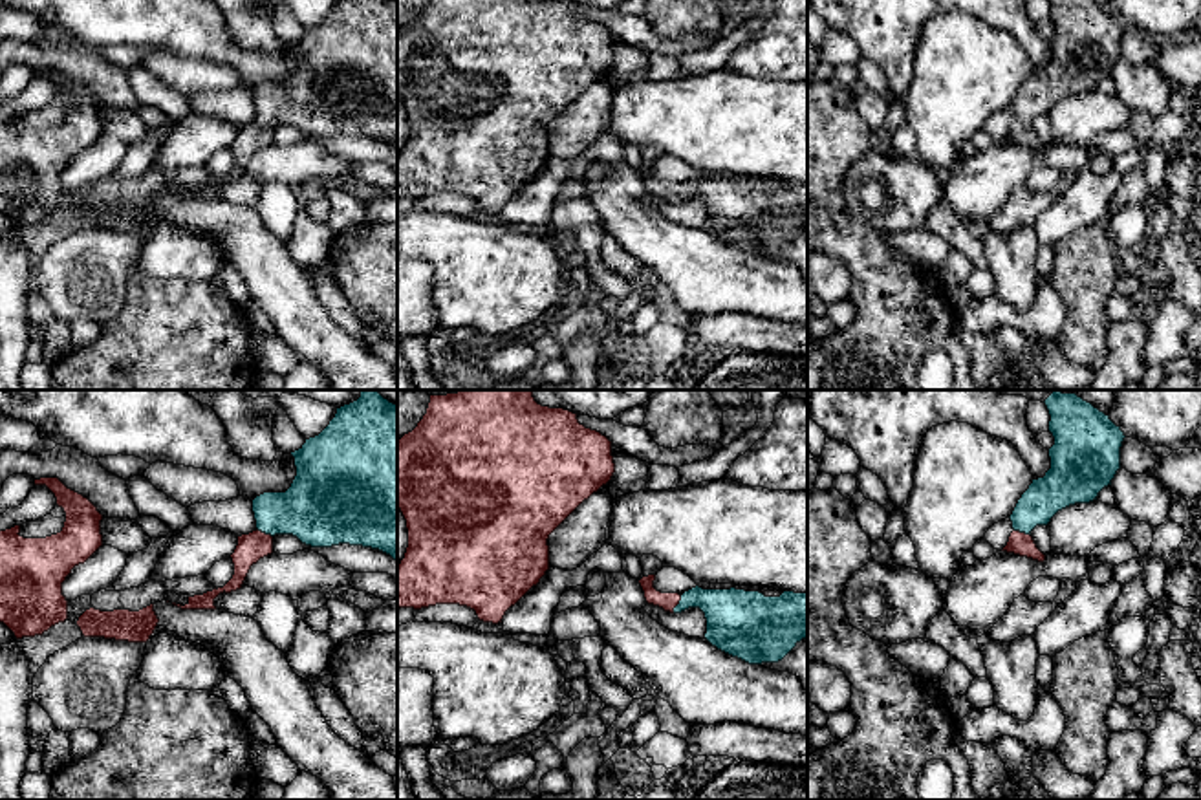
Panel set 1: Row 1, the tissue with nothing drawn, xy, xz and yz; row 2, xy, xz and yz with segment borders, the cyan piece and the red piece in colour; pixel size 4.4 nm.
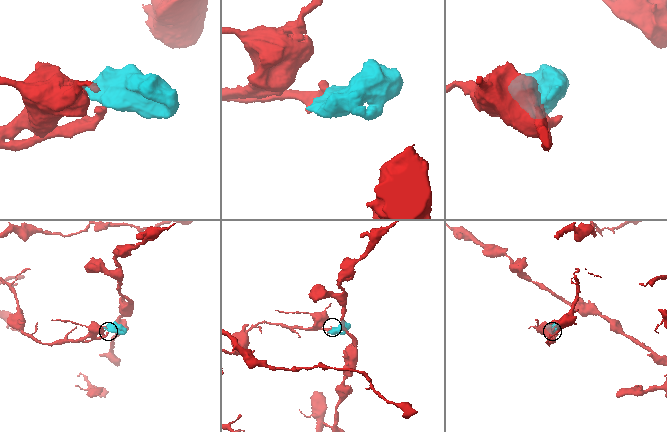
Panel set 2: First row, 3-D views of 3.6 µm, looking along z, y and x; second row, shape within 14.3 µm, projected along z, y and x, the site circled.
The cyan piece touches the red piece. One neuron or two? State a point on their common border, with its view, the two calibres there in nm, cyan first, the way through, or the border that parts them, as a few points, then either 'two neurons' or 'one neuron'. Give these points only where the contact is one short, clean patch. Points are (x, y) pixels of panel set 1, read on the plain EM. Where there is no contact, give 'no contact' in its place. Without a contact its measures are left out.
xz (678, 194) | 240/80 nm | across xz (733, 205), (709, 191), (678, 194), (667, 191) | one neuron

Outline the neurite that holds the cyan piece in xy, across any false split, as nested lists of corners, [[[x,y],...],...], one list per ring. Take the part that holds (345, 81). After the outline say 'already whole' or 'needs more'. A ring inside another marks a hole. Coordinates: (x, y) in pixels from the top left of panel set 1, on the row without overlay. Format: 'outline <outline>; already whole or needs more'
outline [[[337,0],[330,15],[319,26],[306,29],[306,33],[298,40],[291,42],[291,46],[295,48],[295,57],[297,57],[297,66],[291,77],[286,82],[264,82],[253,90],[256,119],[249,124],[238,126],[238,135],[234,143],[231,145],[233,154],[234,154],[233,168],[223,178],[218,178],[218,179],[214,178],[212,181],[207,181],[203,185],[189,187],[189,192],[185,196],[172,192],[174,196],[181,200],[216,200],[214,189],[223,181],[231,183],[231,181],[240,179],[251,156],[256,154],[260,148],[273,143],[275,124],[293,124],[302,134],[311,135],[311,137],[331,137],[339,134],[372,137],[397,150],[397,0]]]; needs more

